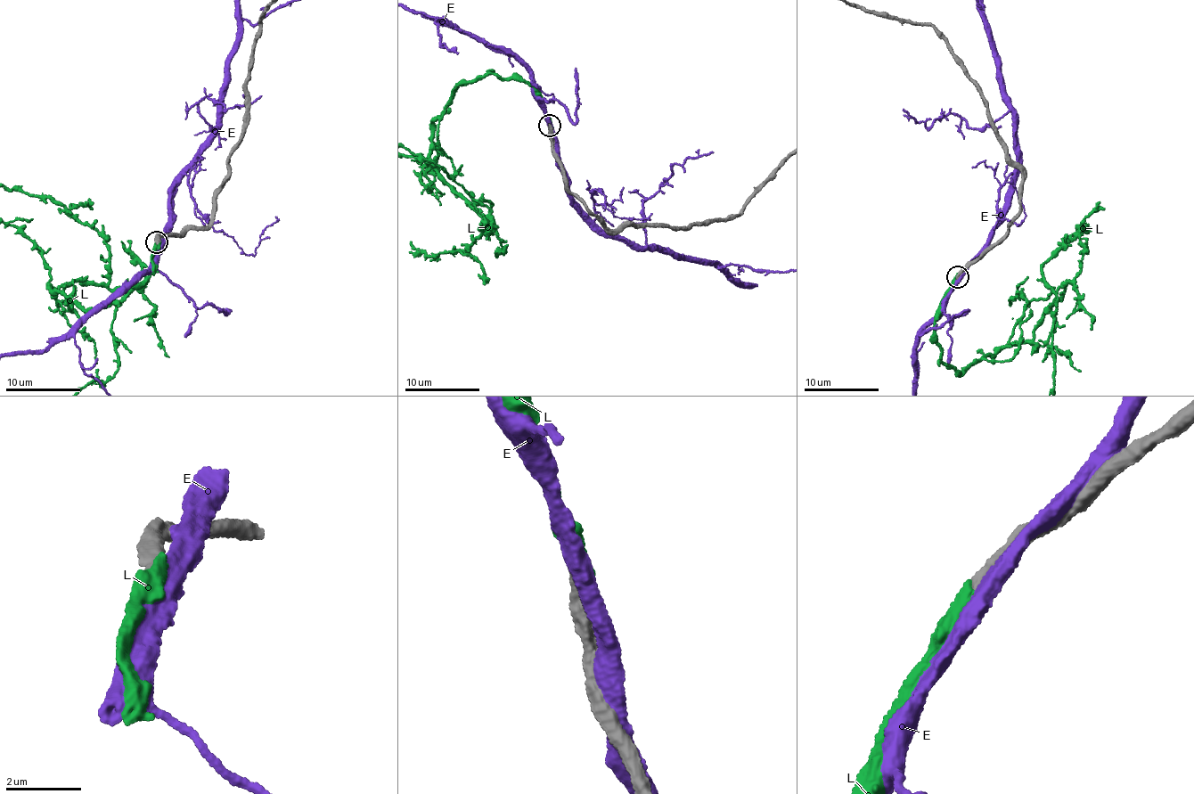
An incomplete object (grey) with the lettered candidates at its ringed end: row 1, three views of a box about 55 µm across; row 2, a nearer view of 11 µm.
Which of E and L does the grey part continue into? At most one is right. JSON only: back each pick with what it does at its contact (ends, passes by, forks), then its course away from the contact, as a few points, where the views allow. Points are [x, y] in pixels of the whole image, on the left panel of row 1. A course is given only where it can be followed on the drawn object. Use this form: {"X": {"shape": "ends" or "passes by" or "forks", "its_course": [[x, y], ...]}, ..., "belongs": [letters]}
{"belongs": []}

